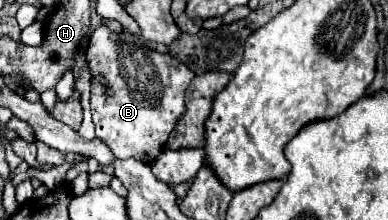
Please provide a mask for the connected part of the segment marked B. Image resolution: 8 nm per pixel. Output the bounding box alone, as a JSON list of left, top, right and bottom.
[85,24,195,164]

